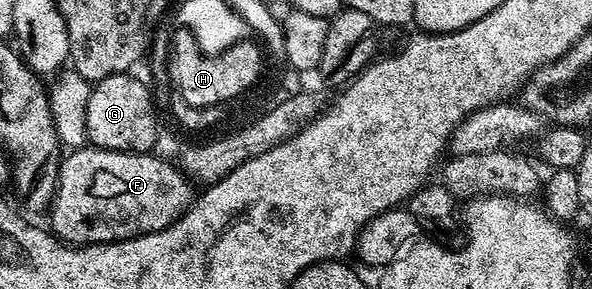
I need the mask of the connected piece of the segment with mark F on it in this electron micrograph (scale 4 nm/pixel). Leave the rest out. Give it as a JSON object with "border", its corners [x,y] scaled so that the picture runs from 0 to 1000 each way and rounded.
{"border":[[[144,502],[113,536],[100,561],[83,782],[117,851],[196,841],[252,813],[299,772],[326,713],[324,623],[296,561],[270,550],[260,529],[172,519]]]}

